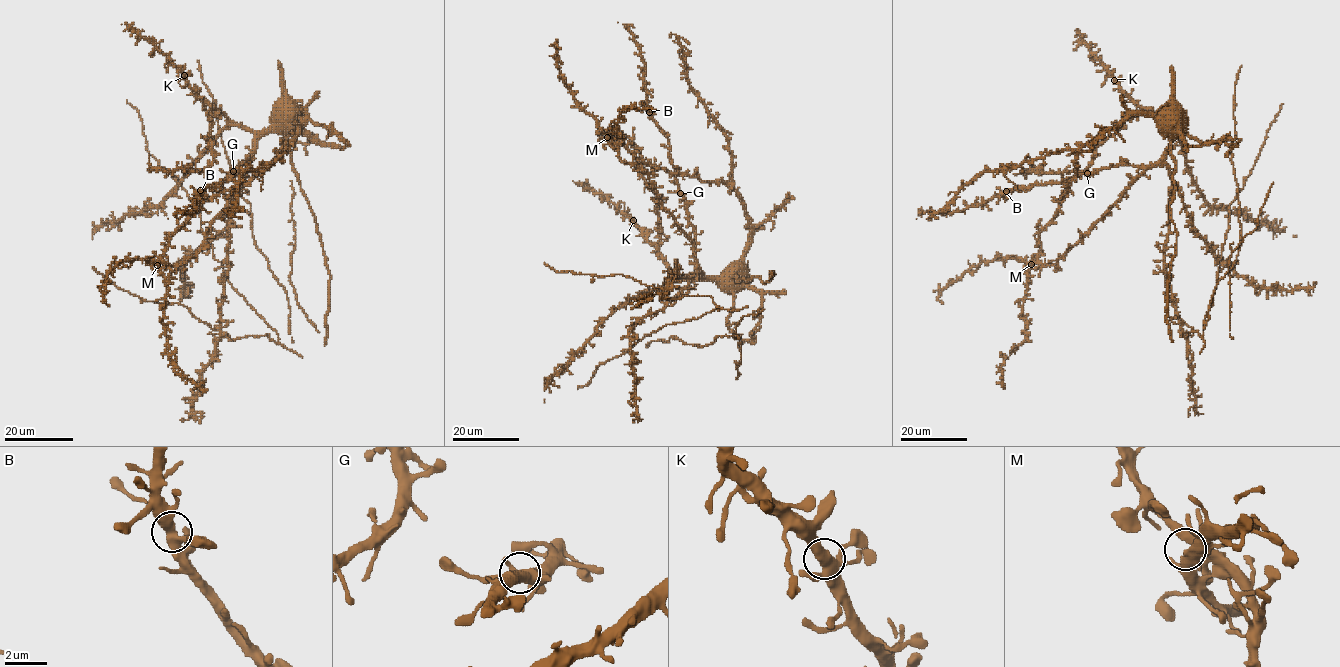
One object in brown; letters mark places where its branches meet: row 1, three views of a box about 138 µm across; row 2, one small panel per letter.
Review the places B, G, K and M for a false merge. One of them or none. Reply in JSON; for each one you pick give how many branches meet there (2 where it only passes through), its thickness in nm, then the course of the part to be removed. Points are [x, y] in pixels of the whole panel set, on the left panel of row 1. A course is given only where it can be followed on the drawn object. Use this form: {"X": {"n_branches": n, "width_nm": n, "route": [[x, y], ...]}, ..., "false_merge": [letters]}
{"false_merge": []}

